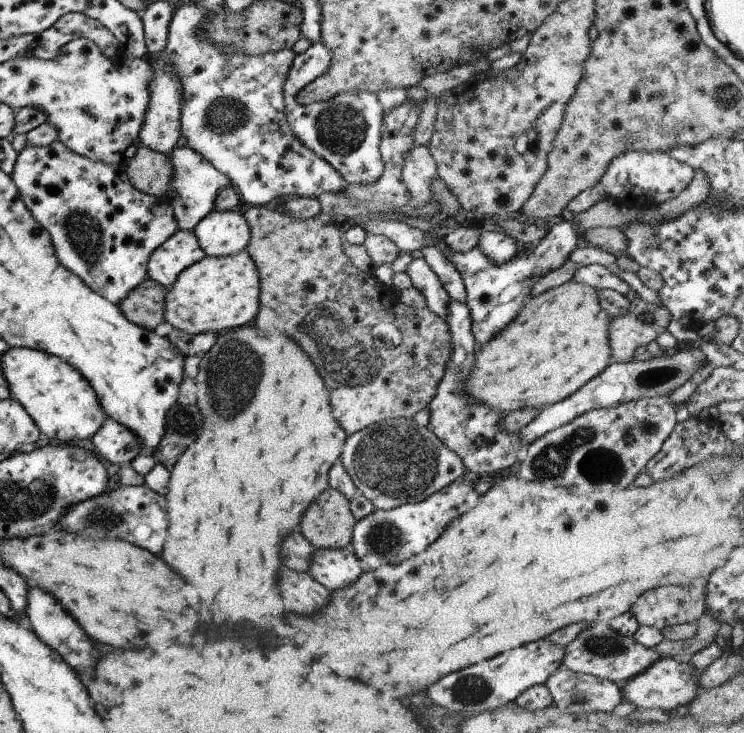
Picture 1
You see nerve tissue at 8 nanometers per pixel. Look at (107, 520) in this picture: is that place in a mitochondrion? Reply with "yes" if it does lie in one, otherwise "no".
yes

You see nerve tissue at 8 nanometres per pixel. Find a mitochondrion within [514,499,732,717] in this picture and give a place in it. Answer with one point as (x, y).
(603, 645)

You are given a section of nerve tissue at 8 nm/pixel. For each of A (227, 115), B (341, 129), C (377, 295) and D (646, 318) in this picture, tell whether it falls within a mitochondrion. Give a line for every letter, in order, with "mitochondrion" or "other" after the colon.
A: mitochondrion
B: mitochondrion
C: other
D: other

